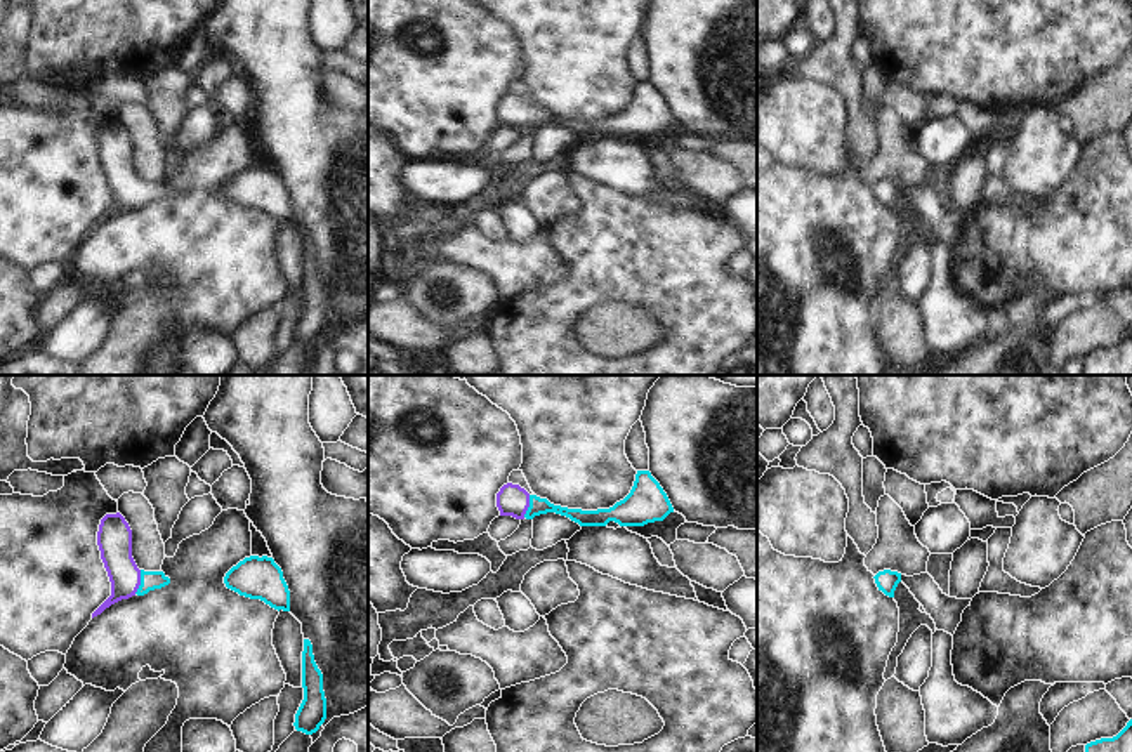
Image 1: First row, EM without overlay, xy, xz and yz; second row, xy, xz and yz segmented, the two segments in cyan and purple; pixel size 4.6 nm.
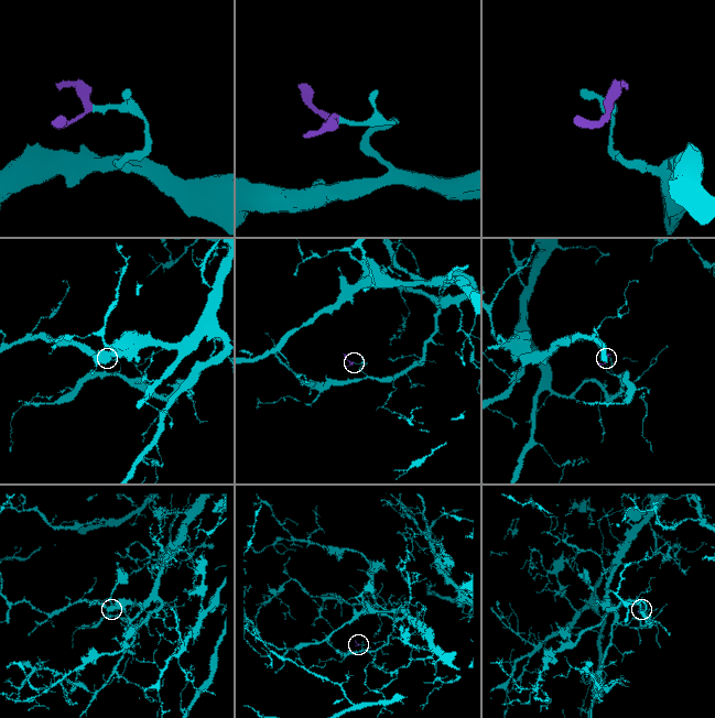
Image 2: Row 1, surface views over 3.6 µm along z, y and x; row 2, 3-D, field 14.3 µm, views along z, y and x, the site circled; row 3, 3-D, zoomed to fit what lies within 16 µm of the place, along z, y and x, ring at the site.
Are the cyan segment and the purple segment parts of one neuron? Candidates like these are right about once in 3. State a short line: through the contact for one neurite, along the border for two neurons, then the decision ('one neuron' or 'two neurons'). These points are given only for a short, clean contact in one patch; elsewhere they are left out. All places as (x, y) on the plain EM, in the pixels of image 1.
line xy (150, 191), (141, 193), (117, 169), (115, 148); one neuron

